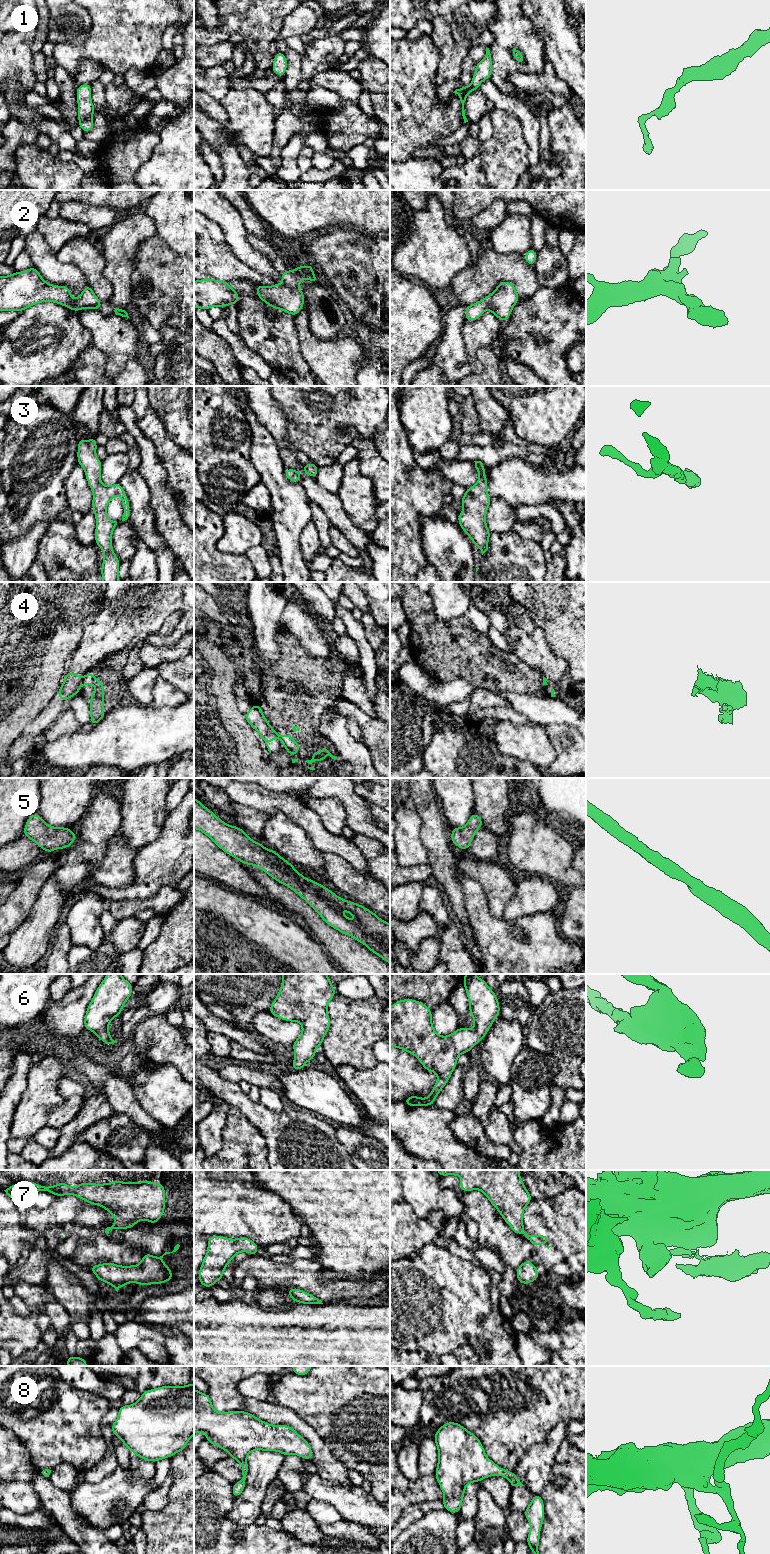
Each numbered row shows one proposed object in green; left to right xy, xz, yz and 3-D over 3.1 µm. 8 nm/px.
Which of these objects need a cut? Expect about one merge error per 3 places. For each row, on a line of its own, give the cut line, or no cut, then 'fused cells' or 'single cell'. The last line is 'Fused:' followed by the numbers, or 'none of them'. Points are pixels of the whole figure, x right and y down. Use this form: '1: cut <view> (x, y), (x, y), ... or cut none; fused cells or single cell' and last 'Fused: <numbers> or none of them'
1: cut none; single cell
2: cut none; single cell
3: cut none; single cell
4: cut xy (83, 678), (80, 684); fused cells
5: cut none; single cell
6: cut none; single cell
7: cut yz (523, 1228), (521, 1233); fused cells
8: cut none; single cell
Fused: 4, 7

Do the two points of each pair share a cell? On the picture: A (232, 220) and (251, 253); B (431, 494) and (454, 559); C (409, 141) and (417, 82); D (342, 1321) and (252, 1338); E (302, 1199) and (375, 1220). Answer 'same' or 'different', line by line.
A: same
B: different
C: same
D: same
E: same

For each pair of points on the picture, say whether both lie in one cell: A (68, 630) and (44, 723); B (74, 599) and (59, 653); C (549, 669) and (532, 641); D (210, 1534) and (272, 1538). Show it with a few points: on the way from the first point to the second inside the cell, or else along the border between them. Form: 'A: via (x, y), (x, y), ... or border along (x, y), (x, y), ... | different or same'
A: border along (62, 683), (57, 693), (35, 718) | different
B: via (70, 612), (67, 640) | same
C: via (547, 662), (533, 648) | same
D: via (225, 1543), (257, 1543) | same

